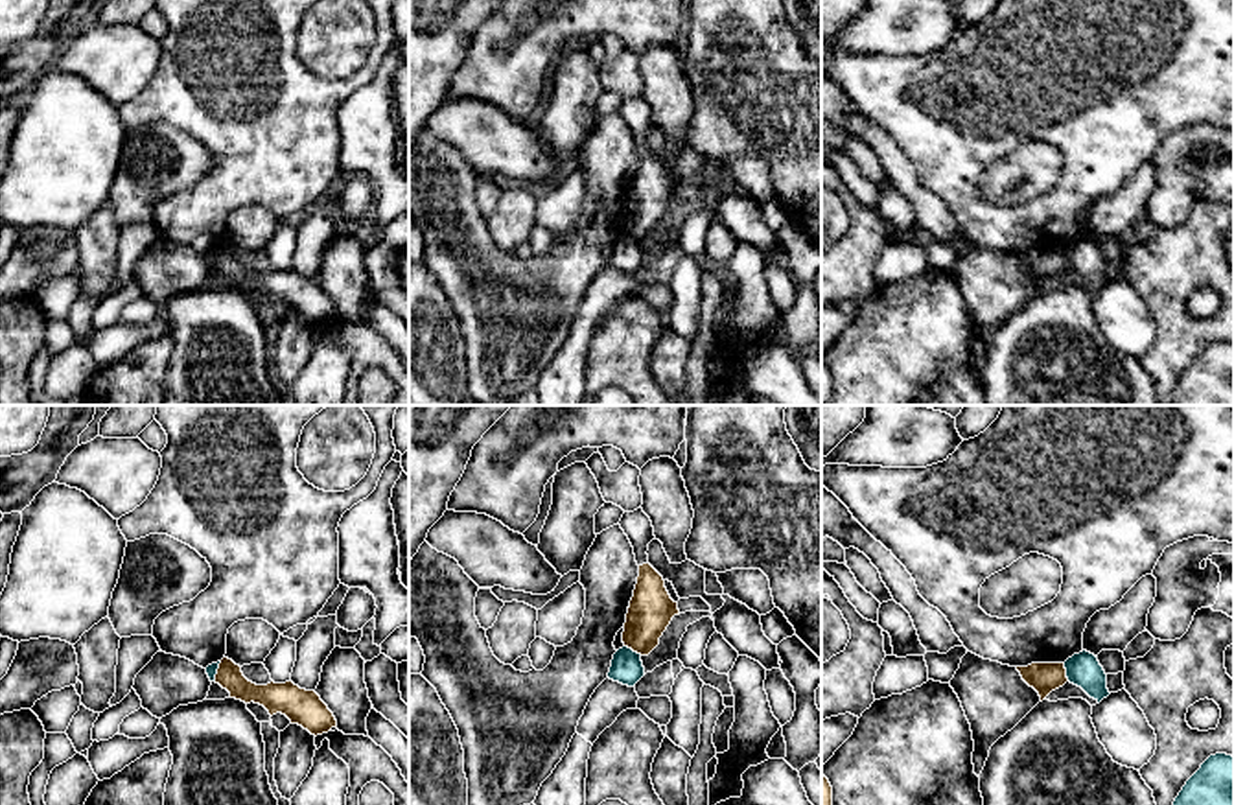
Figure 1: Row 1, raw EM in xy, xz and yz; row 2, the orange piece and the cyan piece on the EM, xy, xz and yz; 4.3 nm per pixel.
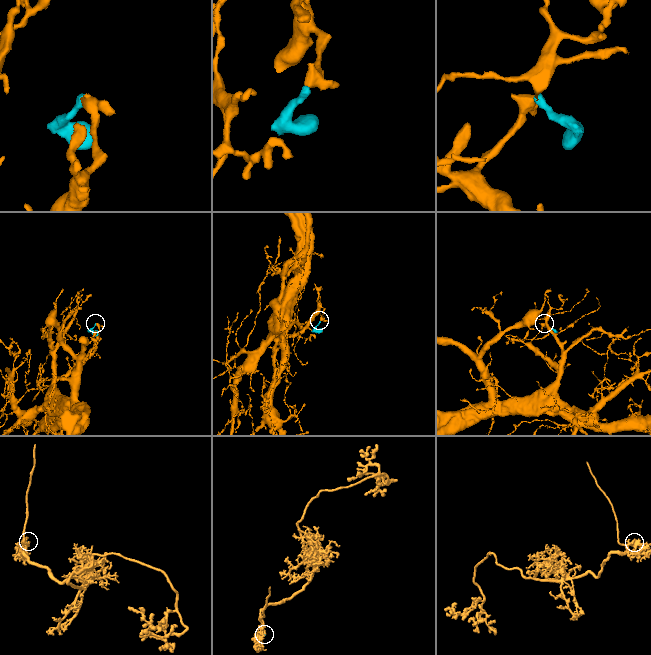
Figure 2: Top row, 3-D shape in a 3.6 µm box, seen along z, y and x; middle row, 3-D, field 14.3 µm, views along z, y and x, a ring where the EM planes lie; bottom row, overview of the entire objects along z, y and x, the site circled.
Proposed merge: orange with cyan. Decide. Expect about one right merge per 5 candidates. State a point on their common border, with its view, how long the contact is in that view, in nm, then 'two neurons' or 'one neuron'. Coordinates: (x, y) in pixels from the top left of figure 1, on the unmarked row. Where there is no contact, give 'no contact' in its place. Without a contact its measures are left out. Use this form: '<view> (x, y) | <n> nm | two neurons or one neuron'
yz (1065, 260) | 80 nm | two neurons

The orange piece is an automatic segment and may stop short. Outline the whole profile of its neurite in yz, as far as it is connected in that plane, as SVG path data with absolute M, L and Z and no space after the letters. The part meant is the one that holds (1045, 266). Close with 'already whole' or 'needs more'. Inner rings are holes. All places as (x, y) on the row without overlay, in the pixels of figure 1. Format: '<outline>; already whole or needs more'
M1031 251L1028 254L1017 254L1017 258L1039 280L1041 289L1068 269L1065 251Z; already whole

